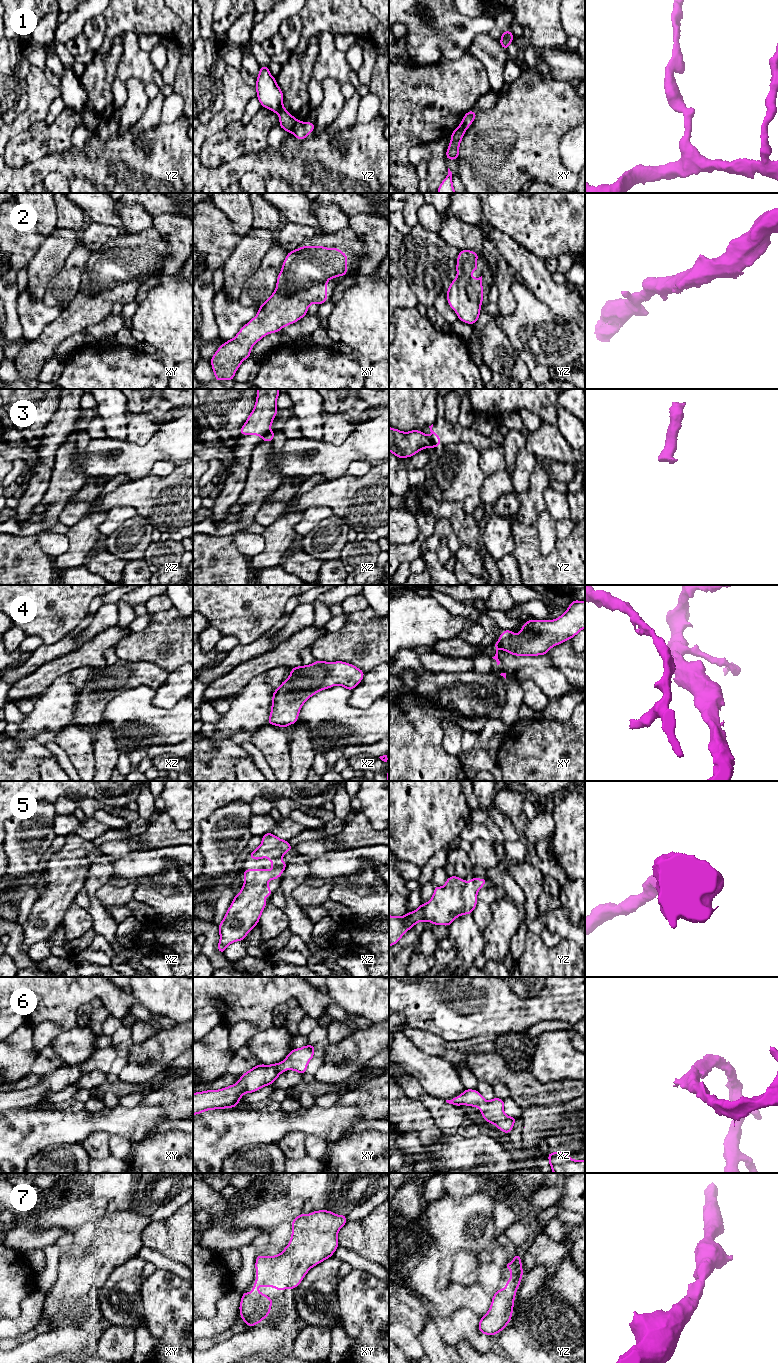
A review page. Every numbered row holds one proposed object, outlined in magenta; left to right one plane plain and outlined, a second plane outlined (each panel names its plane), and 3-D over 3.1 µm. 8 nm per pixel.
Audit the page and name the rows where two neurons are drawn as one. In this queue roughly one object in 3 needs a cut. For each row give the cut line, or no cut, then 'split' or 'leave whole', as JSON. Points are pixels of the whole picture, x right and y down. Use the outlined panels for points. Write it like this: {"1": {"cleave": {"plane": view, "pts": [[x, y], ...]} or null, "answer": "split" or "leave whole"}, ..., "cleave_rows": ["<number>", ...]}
{"1": {"cleave": {"plane": "yz", "pts": [[297, 120], [290, 131]]}, "answer": "split"}, "2": {"cleave": null, "answer": "leave whole"}, "3": {"cleave": {"plane": "yz", "pts": [[430, 436], [433, 447]]}, "answer": "split"}, "4": {"cleave": null, "answer": "leave whole"}, "5": {"cleave": null, "answer": "leave whole"}, "6": {"cleave": null, "answer": "leave whole"}, "7": {"cleave": null, "answer": "leave whole"}, "cleave_rows": ["1", "3"]}

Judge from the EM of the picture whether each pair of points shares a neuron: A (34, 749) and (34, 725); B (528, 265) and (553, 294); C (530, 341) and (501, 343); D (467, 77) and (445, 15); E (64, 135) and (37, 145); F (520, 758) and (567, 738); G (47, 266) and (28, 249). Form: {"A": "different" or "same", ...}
{"A": "different", "B": "same", "C": "different", "D": "different", "E": "same", "F": "same", "G": "different"}

